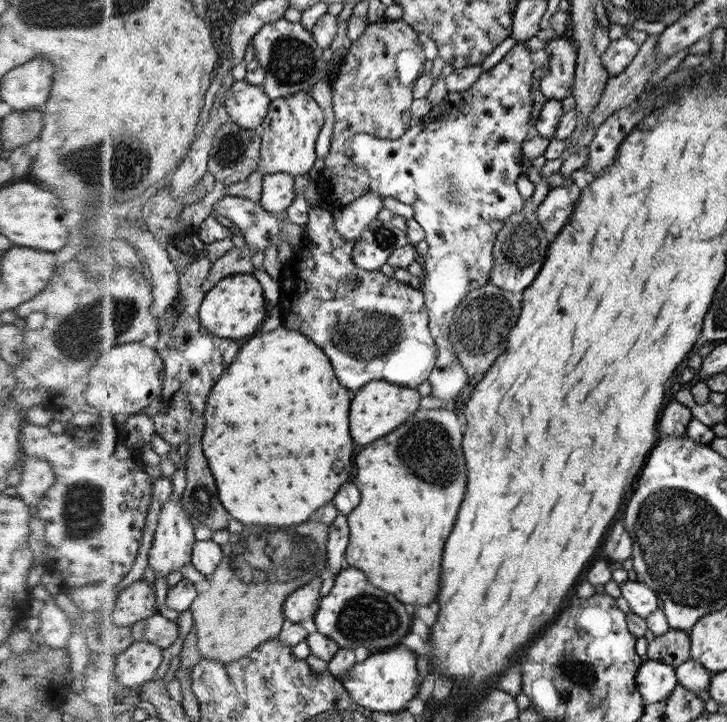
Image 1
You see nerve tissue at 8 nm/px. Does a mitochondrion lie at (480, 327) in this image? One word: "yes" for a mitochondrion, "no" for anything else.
yes

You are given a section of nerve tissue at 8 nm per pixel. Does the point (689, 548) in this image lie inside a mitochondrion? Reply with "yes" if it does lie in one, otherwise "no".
yes

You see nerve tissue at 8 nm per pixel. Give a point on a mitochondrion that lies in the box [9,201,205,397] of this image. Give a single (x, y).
(78, 337)

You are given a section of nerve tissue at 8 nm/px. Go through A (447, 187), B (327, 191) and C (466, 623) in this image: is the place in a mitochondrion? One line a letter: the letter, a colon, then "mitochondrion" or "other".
A: mitochondrion
B: other
C: other

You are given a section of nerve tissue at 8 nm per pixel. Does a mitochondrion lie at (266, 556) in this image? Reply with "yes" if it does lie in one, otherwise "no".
yes

